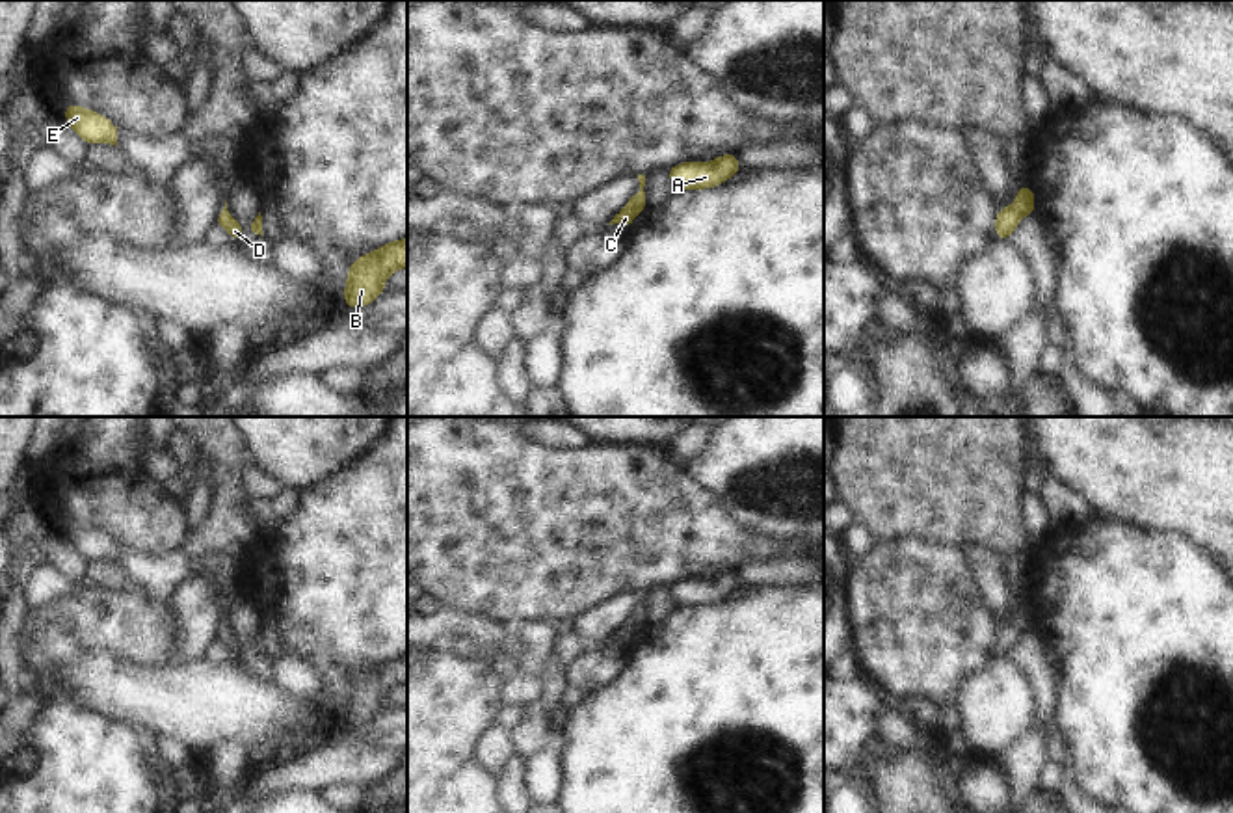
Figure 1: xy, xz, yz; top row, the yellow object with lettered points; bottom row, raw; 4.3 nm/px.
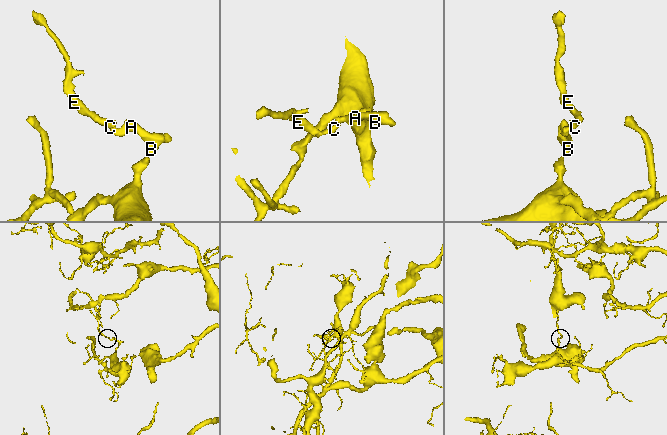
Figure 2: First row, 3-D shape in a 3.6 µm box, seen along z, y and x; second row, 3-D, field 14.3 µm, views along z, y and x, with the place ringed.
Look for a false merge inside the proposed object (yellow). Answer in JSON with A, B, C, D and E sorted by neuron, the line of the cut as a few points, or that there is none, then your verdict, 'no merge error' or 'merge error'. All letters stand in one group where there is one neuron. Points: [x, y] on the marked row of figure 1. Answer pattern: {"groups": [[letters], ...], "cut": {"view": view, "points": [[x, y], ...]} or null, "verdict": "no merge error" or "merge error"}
{"groups": [["A", "B", "C", "D", "E"]], "cut": null, "verdict": "no merge error"}

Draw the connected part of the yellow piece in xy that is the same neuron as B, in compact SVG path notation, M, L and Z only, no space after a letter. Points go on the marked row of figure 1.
M407 238L392 240L387 246L355 259L348 268L344 303L350 311L370 305L385 292L387 277L407 268Z

